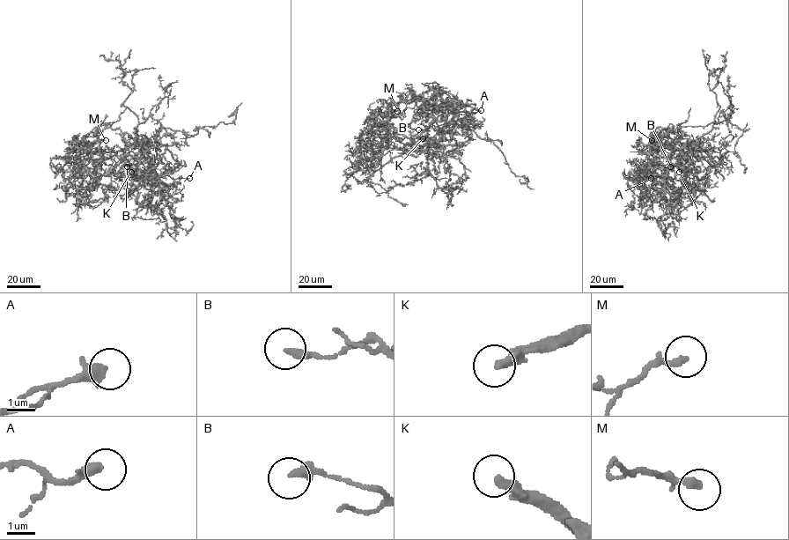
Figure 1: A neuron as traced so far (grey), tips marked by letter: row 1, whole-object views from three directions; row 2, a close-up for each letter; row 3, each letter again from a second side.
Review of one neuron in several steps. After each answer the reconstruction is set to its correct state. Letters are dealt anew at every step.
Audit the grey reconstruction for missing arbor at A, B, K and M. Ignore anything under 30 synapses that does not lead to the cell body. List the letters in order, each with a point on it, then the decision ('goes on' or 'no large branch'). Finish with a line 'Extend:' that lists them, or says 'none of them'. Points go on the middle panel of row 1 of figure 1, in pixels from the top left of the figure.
A: (481, 110) | no large branch
B: (418, 129) | no large branch
K: (423, 138) | goes on
M: (397, 111) | no large branch
Extend: K

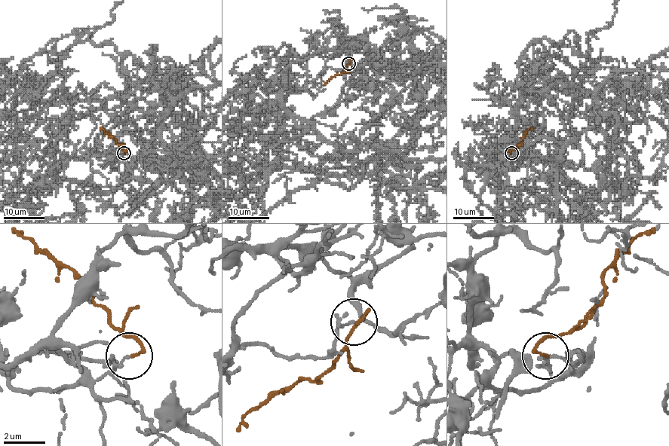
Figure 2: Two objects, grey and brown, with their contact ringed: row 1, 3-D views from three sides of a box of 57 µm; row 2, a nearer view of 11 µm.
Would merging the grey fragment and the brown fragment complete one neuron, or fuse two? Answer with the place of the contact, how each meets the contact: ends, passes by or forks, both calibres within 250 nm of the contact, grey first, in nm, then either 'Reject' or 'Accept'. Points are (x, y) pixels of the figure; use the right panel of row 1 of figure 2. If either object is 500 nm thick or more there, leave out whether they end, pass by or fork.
Place: (511, 153). At the ring grey passes by. At the ring brown ends. Thickness 70 nm (grey) against 140 nm. Reject

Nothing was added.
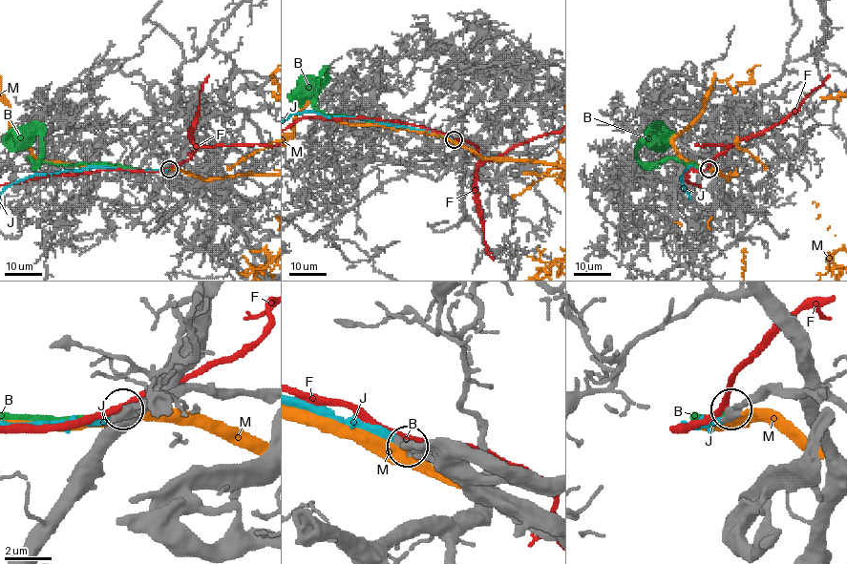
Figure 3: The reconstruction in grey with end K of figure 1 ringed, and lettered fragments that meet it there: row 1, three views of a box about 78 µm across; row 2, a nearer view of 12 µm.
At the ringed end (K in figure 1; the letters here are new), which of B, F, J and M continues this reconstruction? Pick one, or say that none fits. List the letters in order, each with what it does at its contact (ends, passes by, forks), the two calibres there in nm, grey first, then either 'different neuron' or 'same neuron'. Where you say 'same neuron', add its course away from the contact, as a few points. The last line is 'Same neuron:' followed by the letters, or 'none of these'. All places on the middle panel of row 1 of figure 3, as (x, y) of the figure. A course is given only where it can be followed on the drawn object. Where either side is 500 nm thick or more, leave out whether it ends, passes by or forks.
B: it ends | 480/400 nm | same neuron
F: it passes by | 480/280 nm | different neuron
J: it ends | 400/320 nm | different neuron
M: it passes by | 480/440 nm | different neuron
Same neuron: B

